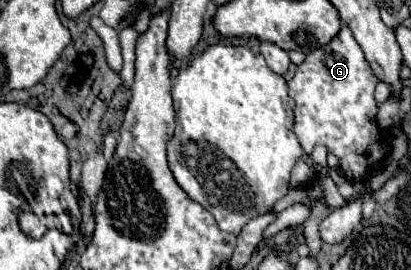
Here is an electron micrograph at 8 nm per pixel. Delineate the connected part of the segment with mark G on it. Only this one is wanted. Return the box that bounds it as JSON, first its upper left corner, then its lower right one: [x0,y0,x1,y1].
[289,24,387,180]

